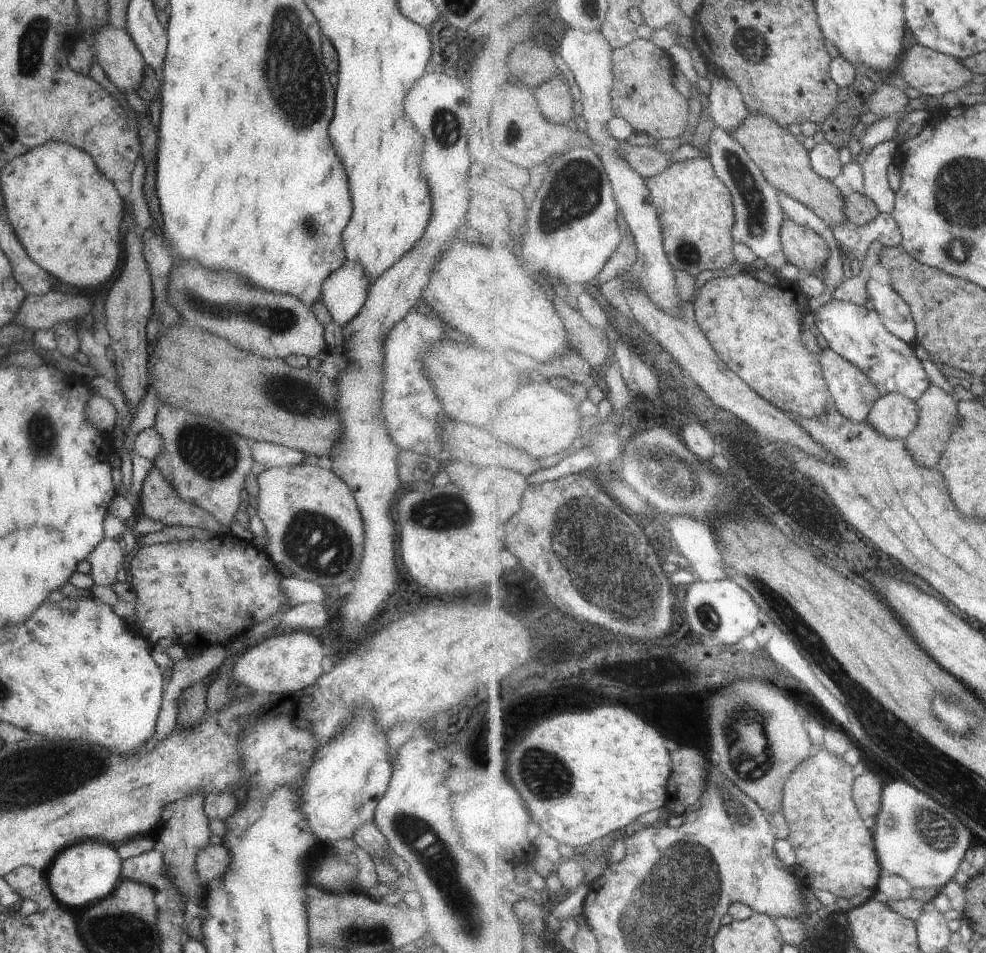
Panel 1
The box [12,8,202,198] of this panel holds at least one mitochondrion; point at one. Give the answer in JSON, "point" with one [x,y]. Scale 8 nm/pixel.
{"point":[32,39]}

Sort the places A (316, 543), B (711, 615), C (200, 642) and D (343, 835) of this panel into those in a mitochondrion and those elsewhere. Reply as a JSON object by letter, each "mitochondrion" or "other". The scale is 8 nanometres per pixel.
{"A":"mitochondrion","B":"mitochondrion","C":"other","D":"other"}

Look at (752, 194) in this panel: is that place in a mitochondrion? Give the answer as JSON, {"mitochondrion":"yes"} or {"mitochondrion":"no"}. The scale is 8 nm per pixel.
{"mitochondrion":"yes"}

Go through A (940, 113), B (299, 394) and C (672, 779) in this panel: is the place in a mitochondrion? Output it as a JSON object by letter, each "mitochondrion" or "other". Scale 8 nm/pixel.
{"A":"other","B":"mitochondrion","C":"other"}

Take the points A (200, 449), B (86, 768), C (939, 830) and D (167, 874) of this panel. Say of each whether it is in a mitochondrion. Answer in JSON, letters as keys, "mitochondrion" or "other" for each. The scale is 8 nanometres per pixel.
{"A":"mitochondrion","B":"mitochondrion","C":"mitochondrion","D":"other"}

